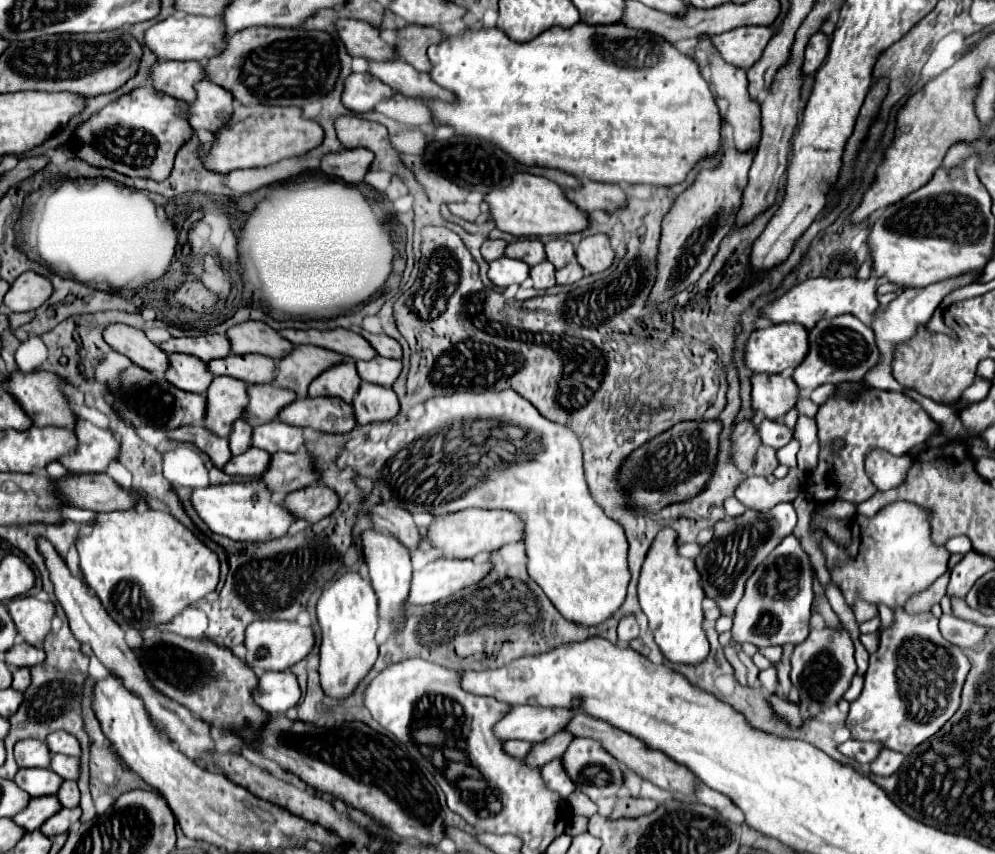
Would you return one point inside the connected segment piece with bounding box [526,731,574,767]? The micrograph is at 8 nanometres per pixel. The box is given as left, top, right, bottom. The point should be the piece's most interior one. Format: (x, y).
(541, 753)

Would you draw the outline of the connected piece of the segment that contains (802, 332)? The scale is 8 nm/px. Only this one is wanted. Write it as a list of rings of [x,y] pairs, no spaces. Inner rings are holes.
[[[778,323],[768,329],[758,329],[750,335],[746,345],[746,365],[754,373],[782,373],[794,369],[808,353],[808,329],[796,323]]]

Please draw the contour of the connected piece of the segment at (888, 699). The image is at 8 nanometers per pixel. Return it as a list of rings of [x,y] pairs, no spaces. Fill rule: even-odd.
[[[902,607],[894,609],[896,623],[892,629],[880,631],[880,647],[870,655],[870,667],[864,675],[864,689],[860,697],[850,703],[846,727],[852,739],[876,741],[886,749],[908,755],[916,745],[932,737],[960,707],[960,691],[970,671],[970,661],[964,651],[948,643],[938,631],[938,619],[932,613],[908,615]]]

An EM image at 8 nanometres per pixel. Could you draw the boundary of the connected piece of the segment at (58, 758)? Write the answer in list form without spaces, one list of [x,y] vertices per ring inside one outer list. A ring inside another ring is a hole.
[[[52,755],[52,771],[58,773],[62,779],[78,781],[80,777],[80,759],[68,755]]]

